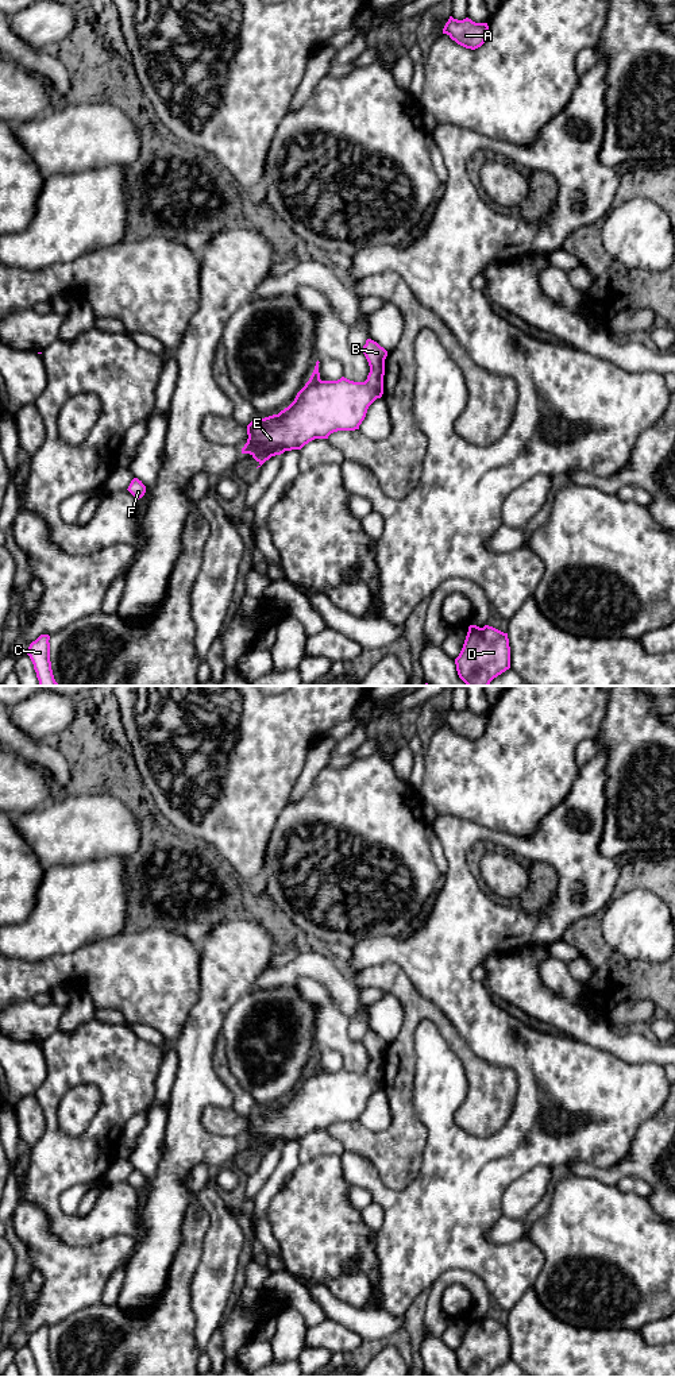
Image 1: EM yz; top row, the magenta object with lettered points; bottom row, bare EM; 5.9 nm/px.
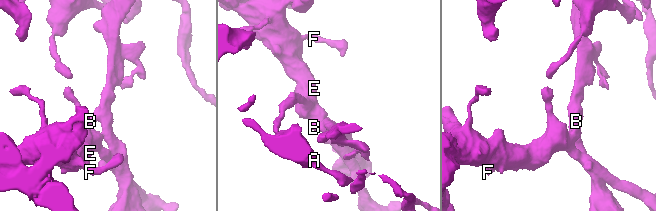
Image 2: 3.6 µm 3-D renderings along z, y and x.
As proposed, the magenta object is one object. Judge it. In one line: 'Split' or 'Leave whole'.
Split

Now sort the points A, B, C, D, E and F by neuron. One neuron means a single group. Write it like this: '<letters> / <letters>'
A C E F / B D

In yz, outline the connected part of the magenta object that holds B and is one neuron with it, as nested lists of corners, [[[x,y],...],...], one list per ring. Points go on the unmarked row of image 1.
[[[371,1030],[366,1031],[366,1035],[363,1037],[362,1042],[369,1053],[370,1064],[381,1065],[383,1073],[385,1050],[387,1048],[387,1042]]]

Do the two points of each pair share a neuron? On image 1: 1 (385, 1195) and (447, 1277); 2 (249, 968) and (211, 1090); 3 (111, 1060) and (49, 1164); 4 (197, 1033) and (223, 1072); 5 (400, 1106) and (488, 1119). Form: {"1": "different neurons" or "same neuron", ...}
{"1": "different neurons", "2": "same neuron", "3": "same neuron", "4": "different neurons", "5": "same neuron"}

